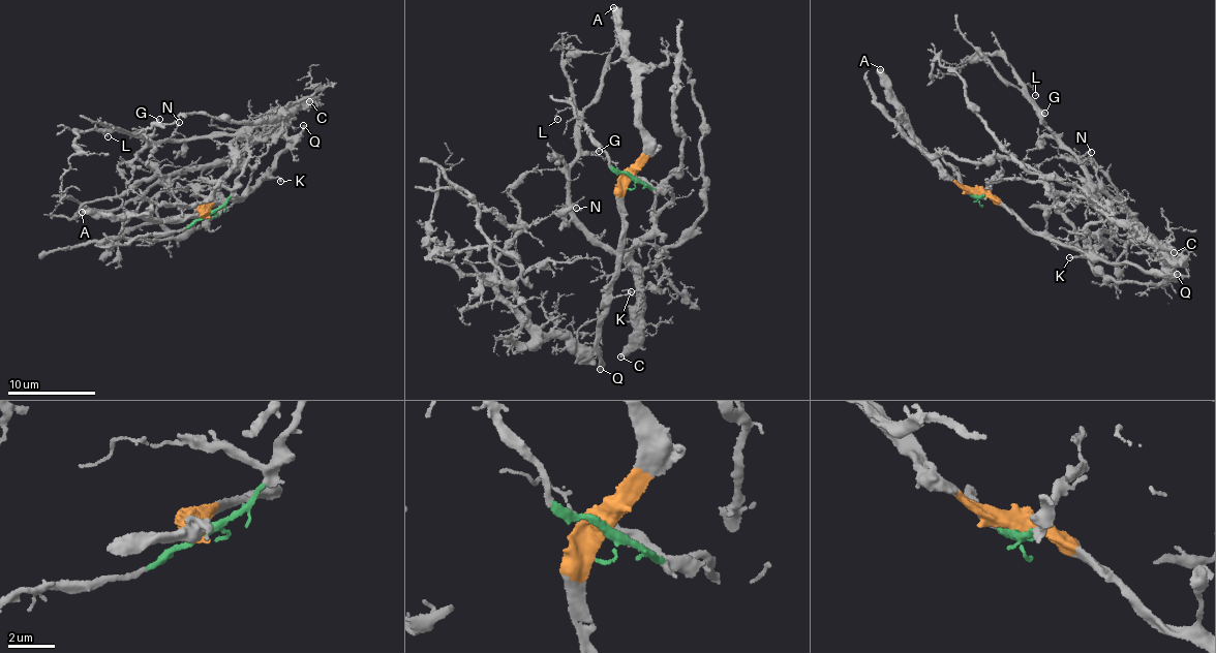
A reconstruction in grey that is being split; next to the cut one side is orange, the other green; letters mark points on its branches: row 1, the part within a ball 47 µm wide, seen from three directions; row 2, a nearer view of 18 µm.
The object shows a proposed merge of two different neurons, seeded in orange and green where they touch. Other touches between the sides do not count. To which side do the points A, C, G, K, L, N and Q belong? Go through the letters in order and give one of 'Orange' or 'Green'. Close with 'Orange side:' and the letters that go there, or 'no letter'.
A: Orange
C: Green
G: Green
K: Orange
L: Green
N: Green
Q: Orange
Orange side: A, K, Q

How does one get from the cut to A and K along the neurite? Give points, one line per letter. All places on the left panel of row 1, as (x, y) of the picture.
A: (208, 212), (203, 217), (162, 223), (135, 216), (117, 220), (96, 218), (81, 211)
K: (208, 212), (213, 203), (231, 196), (239, 198), (267, 177), (281, 182)

